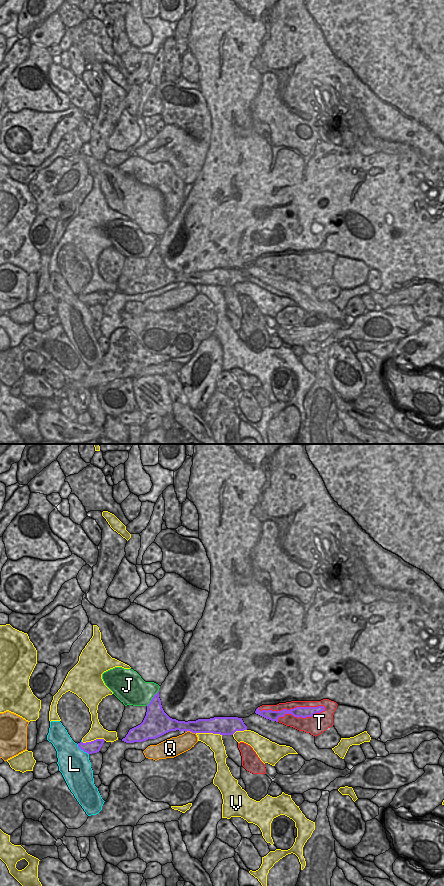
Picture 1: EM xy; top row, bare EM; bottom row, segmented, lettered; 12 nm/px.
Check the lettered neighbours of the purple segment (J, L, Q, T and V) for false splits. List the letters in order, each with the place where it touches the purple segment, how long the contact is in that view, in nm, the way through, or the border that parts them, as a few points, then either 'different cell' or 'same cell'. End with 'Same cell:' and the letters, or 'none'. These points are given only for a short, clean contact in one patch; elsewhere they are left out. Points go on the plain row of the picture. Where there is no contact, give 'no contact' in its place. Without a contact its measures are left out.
J: xy (152, 250) | 240 nm | along xy (158, 242), (146, 257) | different cell
L: xy (82, 301) | 190 nm | different cell
Q: xy (190, 283) | 140 nm | different cell
T: xy (292, 261) | 800 nm | different cell
V: xy (209, 284) | 340 nm | different cell
Same cell: none

